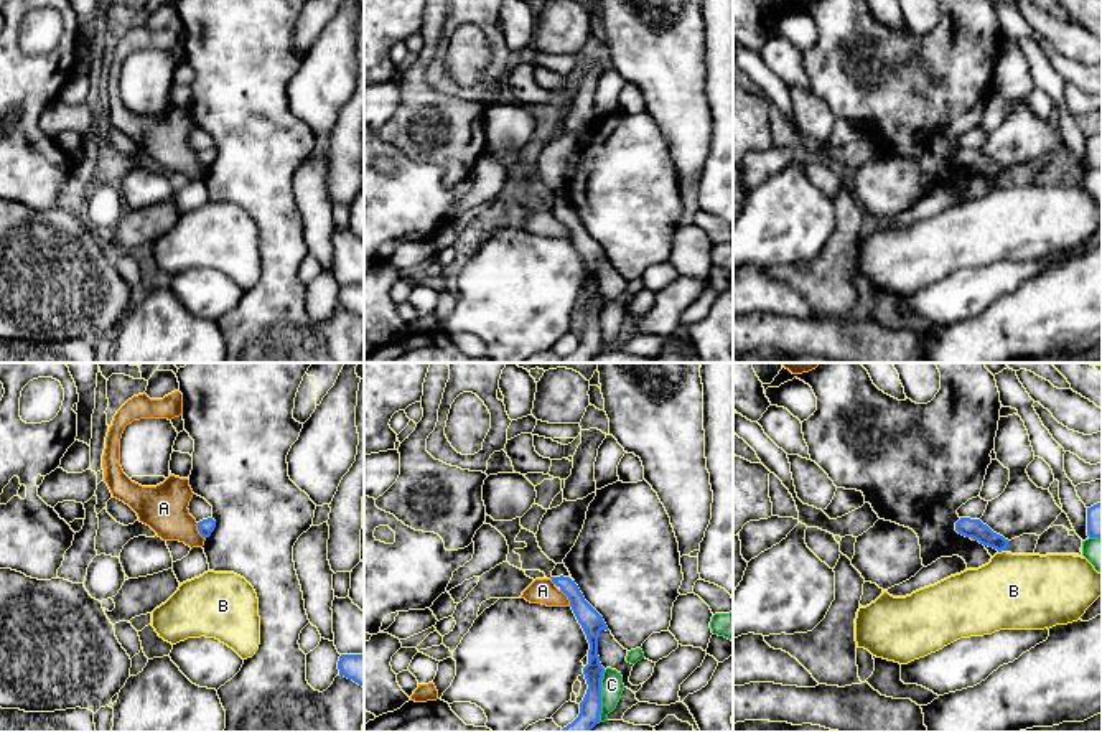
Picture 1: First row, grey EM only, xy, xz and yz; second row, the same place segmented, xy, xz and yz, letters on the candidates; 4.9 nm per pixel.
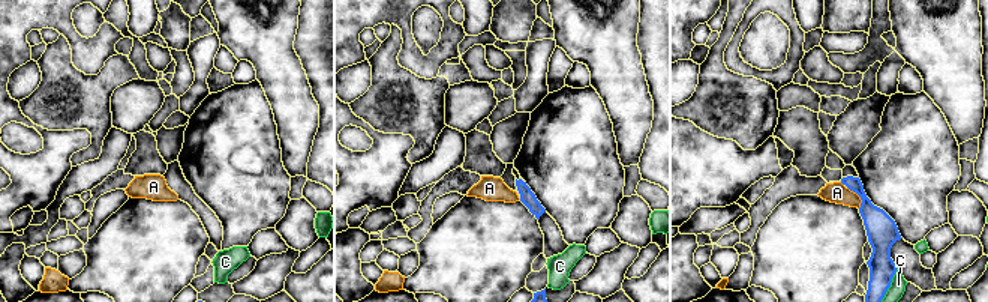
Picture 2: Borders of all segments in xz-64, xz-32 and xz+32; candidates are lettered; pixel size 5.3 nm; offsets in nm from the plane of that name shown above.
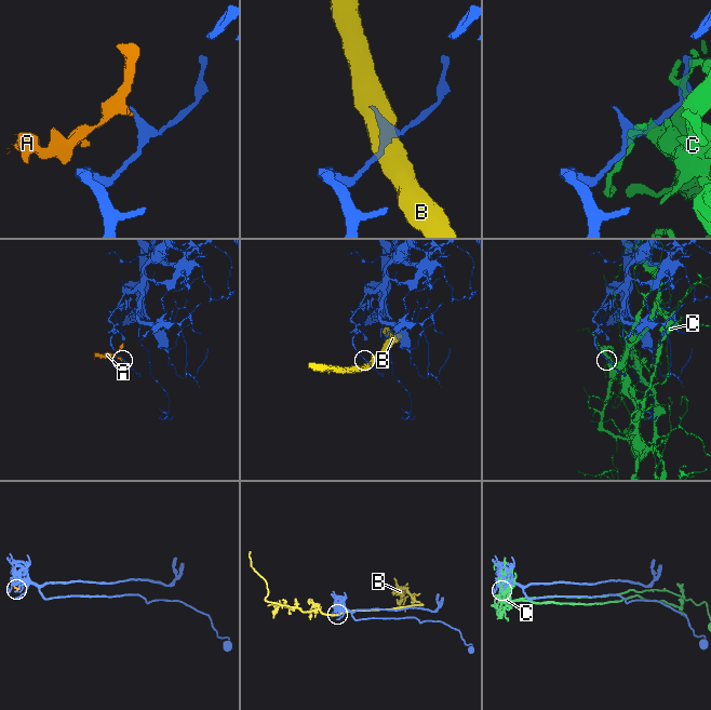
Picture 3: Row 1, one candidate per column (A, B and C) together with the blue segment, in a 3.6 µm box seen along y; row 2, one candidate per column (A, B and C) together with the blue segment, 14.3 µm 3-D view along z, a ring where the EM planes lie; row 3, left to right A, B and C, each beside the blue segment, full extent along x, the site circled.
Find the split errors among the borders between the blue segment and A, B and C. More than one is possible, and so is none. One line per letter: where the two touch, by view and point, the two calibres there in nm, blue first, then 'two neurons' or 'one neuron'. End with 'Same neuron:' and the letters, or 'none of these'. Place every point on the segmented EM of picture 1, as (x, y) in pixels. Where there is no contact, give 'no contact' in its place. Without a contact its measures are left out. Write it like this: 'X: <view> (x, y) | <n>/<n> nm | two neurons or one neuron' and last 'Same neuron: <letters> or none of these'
A: xy (198, 530) | 80/220 nm | two neurons
B: yz (1002, 549) | 100/360 nm | two neurons
C: xz (600, 696) | 110/110 nm | two neurons
Same neuron: none of these

